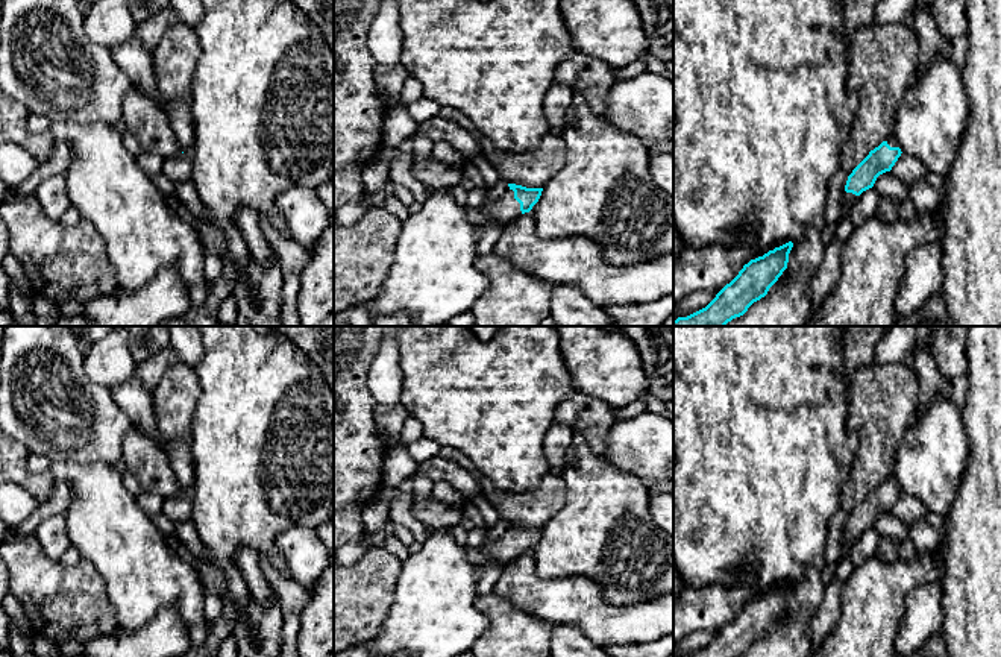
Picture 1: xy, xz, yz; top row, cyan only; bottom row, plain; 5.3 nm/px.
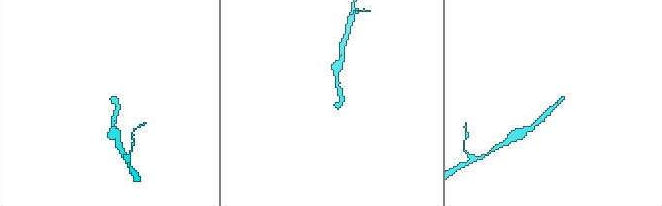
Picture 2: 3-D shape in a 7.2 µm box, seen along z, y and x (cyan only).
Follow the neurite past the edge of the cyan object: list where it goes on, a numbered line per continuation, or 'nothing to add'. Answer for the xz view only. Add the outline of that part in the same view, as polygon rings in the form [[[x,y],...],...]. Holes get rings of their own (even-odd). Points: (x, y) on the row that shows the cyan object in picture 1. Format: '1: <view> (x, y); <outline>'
1: xz (501, 208); [[[499,181],[494,187],[485,188],[487,203],[481,209],[488,225],[507,226],[520,217],[520,203],[514,199],[514,191],[507,181]]]

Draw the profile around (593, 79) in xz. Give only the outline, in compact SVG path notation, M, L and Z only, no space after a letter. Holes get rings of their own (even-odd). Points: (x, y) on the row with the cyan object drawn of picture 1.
M582 53L567 56L557 68L554 83L567 85L579 93L598 115L608 108L608 94L616 83L616 71L601 59Z

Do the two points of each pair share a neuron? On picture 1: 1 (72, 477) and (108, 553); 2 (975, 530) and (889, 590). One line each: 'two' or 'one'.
1: one
2: two

